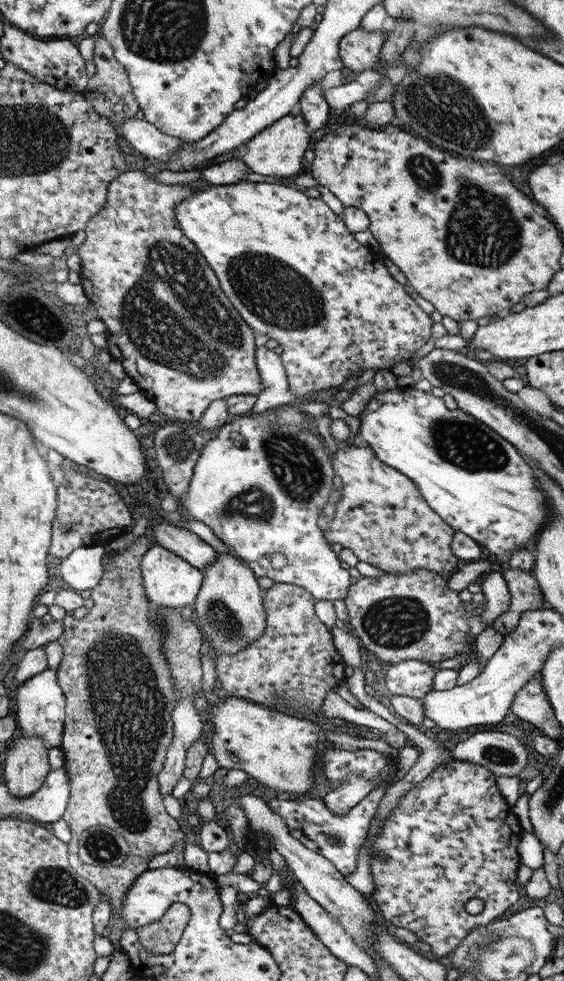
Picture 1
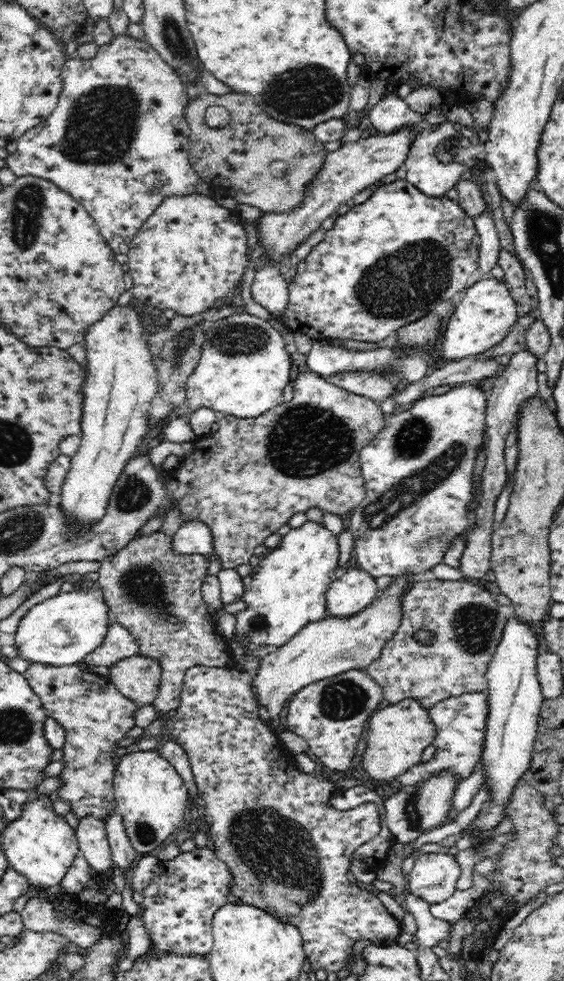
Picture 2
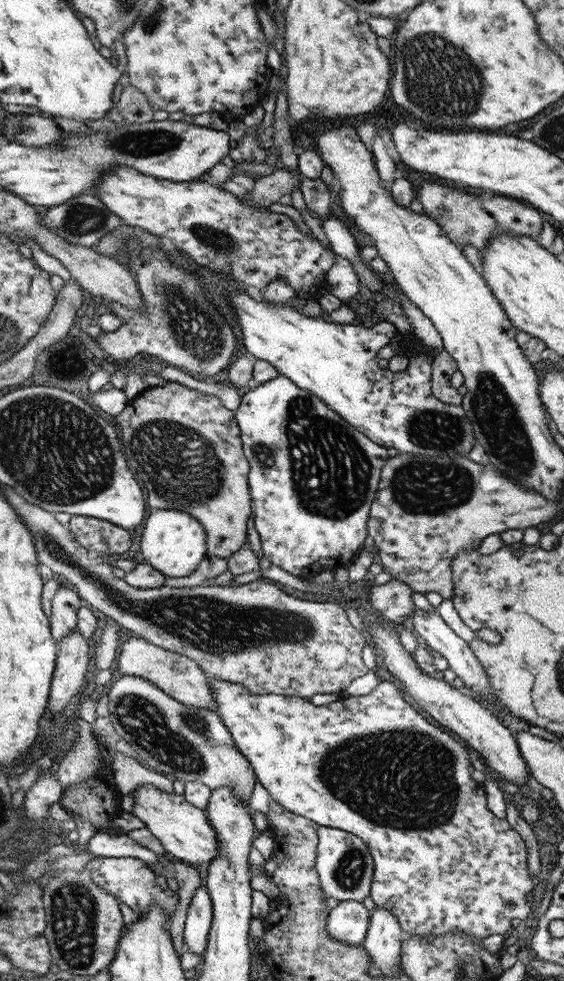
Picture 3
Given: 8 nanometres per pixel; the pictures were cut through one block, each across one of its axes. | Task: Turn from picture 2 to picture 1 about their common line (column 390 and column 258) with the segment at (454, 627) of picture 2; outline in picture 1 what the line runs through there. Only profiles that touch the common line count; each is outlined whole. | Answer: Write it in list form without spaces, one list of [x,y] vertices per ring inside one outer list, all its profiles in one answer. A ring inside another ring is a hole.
[[[275,583],[265,597],[269,625],[252,646],[234,656],[216,656],[217,679],[229,695],[253,700],[281,713],[315,714],[324,697],[344,682],[345,662],[338,654],[330,628],[317,617],[317,600],[300,586]]]

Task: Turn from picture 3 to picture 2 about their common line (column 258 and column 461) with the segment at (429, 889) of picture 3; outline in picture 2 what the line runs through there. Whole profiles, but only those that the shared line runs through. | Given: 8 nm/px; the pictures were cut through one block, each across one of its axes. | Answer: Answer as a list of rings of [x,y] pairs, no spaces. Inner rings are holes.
[[[469,691],[456,697],[445,698],[431,706],[430,719],[433,720],[435,730],[437,730],[431,742],[435,748],[434,755],[425,763],[411,766],[396,779],[404,786],[416,786],[418,782],[422,782],[430,775],[435,775],[443,767],[449,767],[449,770],[453,770],[453,774],[457,774],[458,782],[466,780],[474,772],[478,762],[482,760],[488,710],[487,692],[484,691]]]

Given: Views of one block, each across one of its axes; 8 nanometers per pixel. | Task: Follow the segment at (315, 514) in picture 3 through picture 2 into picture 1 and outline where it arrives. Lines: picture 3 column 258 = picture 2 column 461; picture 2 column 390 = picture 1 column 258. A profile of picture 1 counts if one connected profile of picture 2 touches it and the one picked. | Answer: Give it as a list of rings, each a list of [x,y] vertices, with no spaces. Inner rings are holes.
[[[251,414],[249,416],[243,415],[233,418],[224,426],[218,428],[218,434],[216,437],[211,437],[205,442],[204,448],[201,450],[198,457],[193,477],[189,482],[187,492],[180,497],[184,504],[184,510],[186,515],[183,517],[183,524],[191,524],[195,520],[200,520],[212,529],[212,532],[220,538],[220,540],[228,546],[228,548],[235,550],[236,554],[242,557],[254,570],[254,574],[258,577],[270,578],[274,580],[274,583],[278,584],[290,584],[293,586],[300,586],[305,590],[308,590],[310,594],[314,596],[317,601],[330,600],[334,602],[342,602],[349,593],[350,587],[350,574],[346,570],[342,570],[342,564],[338,560],[338,556],[334,554],[330,542],[327,541],[325,534],[322,534],[322,530],[318,528],[318,512],[323,510],[324,506],[328,504],[330,500],[330,494],[334,492],[334,466],[333,462],[330,462],[326,450],[324,450],[324,438],[320,436],[318,427],[316,424],[317,419],[310,417],[307,420],[307,424],[311,426],[311,429],[301,429],[296,425],[279,425],[276,421],[273,421],[271,417],[263,417],[262,414]]]

